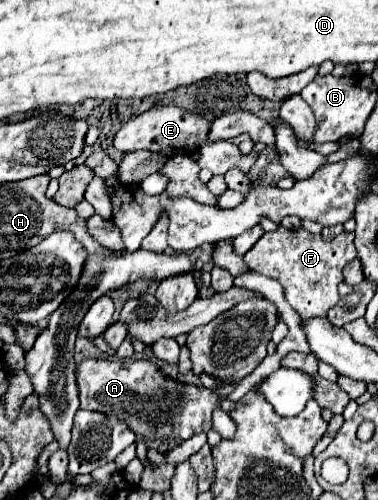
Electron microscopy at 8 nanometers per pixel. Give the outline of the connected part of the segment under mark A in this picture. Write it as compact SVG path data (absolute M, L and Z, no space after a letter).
M84 359L76 369L76 381L80 391L80 409L116 415L118 419L124 419L136 435L142 435L148 441L168 439L172 435L190 439L194 433L208 431L212 427L212 411L220 403L216 391L166 379L158 367L146 359Z

